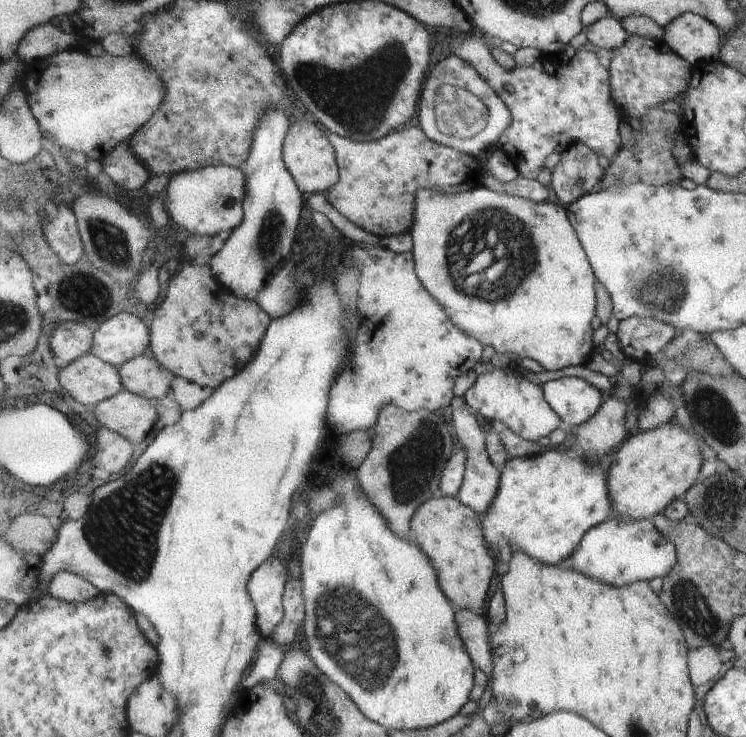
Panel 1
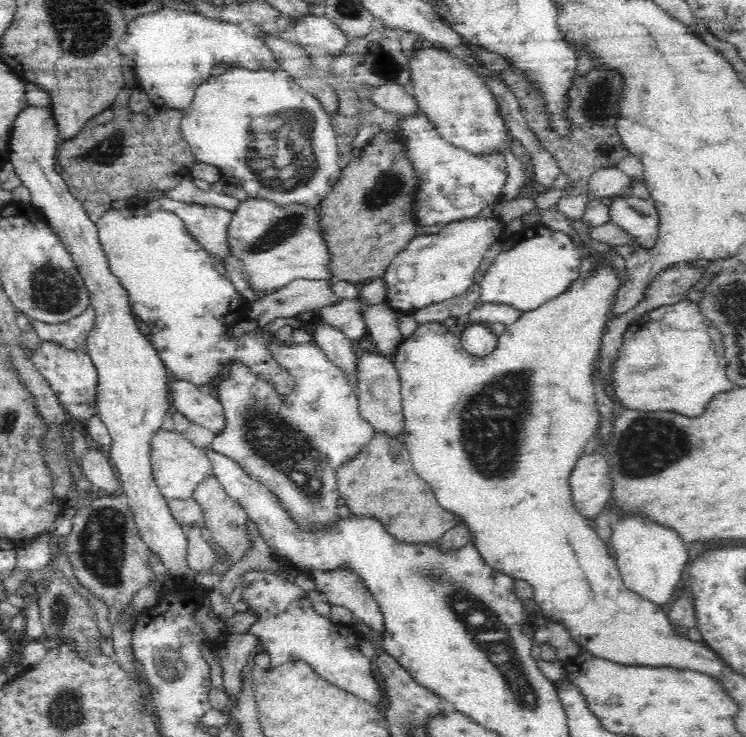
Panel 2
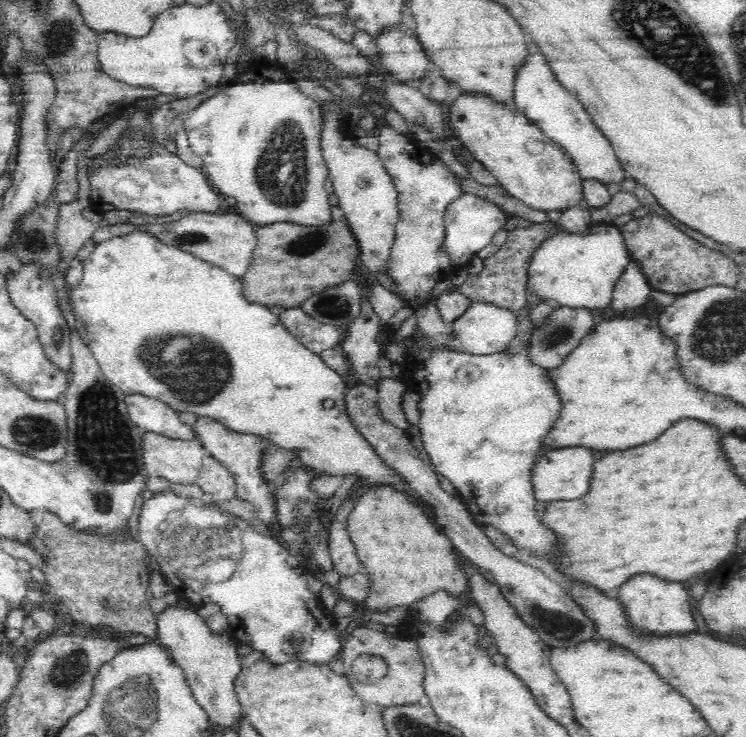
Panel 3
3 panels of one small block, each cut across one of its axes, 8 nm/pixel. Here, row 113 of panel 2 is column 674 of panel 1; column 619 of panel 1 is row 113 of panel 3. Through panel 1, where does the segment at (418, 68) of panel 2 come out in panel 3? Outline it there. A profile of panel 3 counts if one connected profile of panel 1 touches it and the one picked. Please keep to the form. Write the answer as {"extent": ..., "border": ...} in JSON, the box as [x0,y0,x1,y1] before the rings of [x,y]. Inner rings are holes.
{"extent":[445,92,583,212],"border":[[[460,92],[458,96],[447,103],[445,112],[450,118],[451,130],[458,135],[460,143],[464,144],[464,149],[468,150],[469,154],[472,154],[476,161],[480,162],[482,166],[496,177],[496,182],[503,186],[514,198],[521,200],[533,209],[544,210],[548,212],[549,210],[564,210],[566,208],[572,208],[574,205],[578,205],[580,200],[583,199],[583,189],[582,182],[583,178],[580,176],[579,172],[576,170],[572,159],[568,157],[561,149],[554,143],[551,139],[545,136],[545,134],[532,122],[528,120],[523,114],[517,113],[510,104],[499,104],[496,100],[493,100],[490,96],[485,96],[485,94],[472,94],[470,92]]]}

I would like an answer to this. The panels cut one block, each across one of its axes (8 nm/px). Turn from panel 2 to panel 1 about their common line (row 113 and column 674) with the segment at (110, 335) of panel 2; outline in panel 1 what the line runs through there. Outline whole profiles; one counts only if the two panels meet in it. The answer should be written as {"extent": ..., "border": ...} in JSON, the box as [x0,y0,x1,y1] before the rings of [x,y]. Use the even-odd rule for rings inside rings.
{"extent":[663,13,720,67],"border":[[[685,13],[671,20],[663,28],[663,41],[692,67],[701,61],[718,60],[720,44],[717,27],[697,14]]]}

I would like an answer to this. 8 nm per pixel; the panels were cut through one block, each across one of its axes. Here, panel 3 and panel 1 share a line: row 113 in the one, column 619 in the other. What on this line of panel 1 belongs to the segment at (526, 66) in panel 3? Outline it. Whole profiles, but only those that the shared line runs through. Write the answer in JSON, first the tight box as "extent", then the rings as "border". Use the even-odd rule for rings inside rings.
{"extent":[570,516,676,588],"border":[[[611,516],[584,536],[570,560],[573,570],[613,588],[625,588],[636,582],[649,582],[667,576],[675,566],[676,558],[676,549],[657,532],[656,525],[649,519],[623,518],[617,522]]]}

